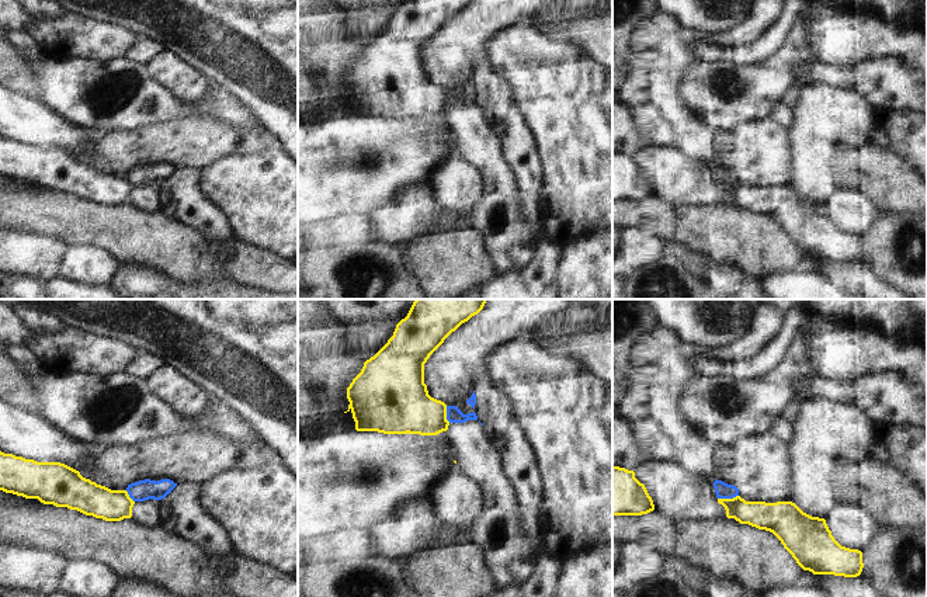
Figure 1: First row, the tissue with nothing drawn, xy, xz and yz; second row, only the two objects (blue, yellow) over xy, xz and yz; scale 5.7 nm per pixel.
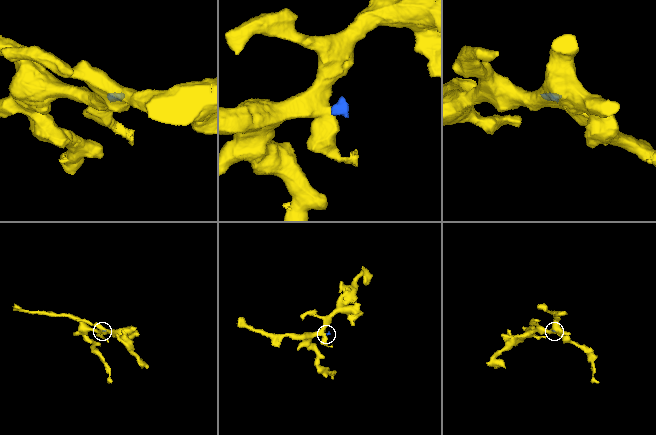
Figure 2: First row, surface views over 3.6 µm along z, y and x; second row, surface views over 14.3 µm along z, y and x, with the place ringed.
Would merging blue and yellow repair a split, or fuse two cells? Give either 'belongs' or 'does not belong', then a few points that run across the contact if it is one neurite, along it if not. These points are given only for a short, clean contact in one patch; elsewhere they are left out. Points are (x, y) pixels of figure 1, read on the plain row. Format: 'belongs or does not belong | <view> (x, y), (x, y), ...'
does not belong | yz (738, 180), (729, 184), (718, 184)

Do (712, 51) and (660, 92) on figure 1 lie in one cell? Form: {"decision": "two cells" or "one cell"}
{"decision": "two cells"}

